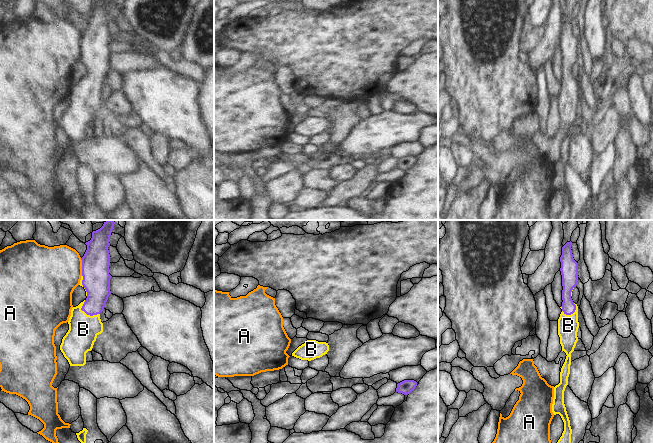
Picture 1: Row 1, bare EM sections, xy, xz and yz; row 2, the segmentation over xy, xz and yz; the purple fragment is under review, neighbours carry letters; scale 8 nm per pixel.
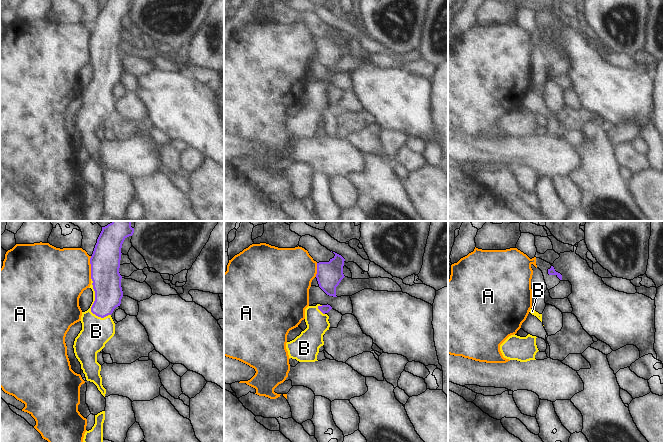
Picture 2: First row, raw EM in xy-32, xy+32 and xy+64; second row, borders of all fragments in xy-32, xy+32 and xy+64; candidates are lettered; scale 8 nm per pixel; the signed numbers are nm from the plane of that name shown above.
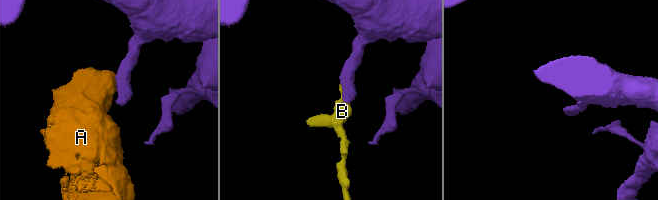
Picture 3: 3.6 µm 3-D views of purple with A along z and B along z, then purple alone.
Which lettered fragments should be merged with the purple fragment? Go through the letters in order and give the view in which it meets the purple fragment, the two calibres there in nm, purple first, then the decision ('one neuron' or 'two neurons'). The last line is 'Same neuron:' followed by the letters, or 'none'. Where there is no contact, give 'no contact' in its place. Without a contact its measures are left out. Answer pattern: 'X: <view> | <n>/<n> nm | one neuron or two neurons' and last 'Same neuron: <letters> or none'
A: xy | 220/440 nm | two neurons
B: xy | 200/240 nm | one neuron
Same neuron: B

